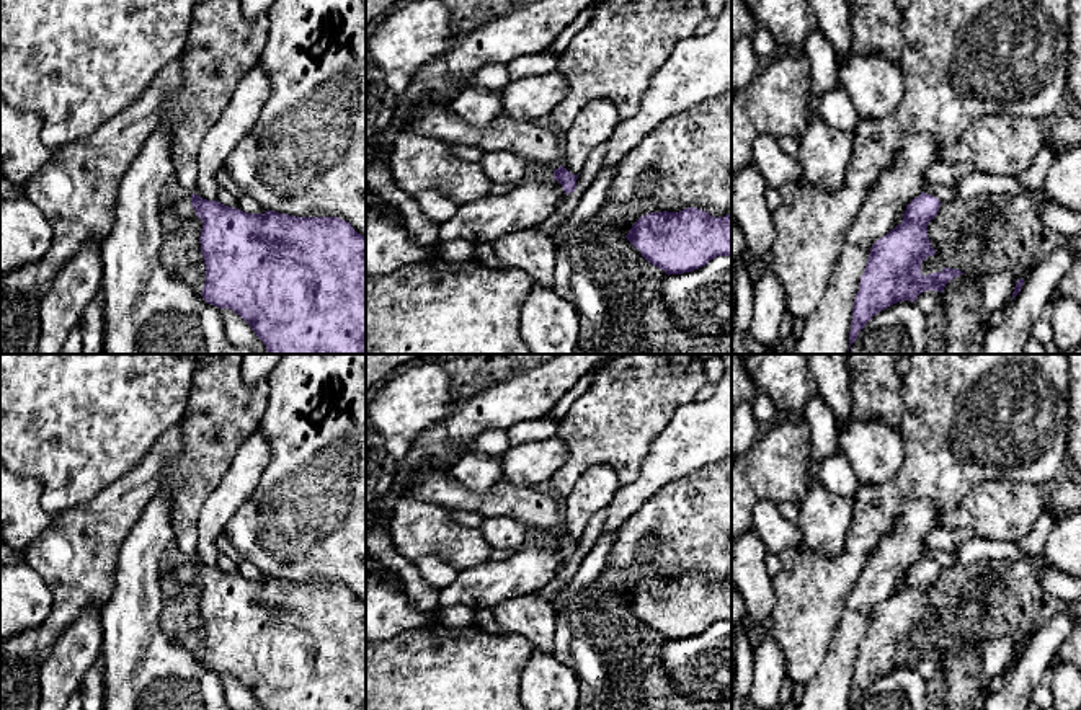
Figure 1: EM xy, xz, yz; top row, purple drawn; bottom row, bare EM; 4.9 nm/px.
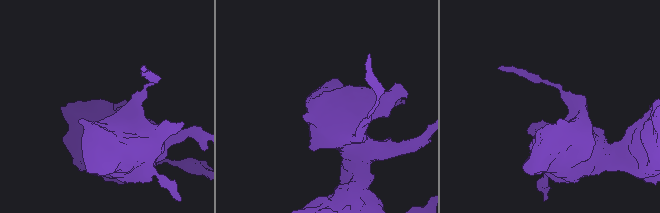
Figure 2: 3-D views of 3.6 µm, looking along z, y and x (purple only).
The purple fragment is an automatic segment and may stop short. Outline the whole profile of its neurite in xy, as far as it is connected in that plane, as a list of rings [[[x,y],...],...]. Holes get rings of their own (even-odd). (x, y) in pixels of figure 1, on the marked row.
[[[198,194],[176,201],[170,211],[176,215],[198,215],[202,220],[202,299],[240,315],[265,343],[268,354],[366,354],[366,235],[358,233],[349,222],[274,211],[247,214]]]

